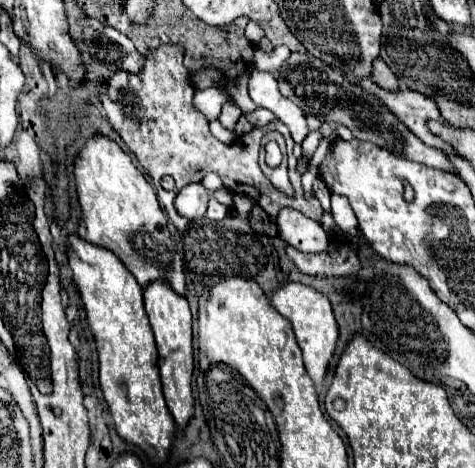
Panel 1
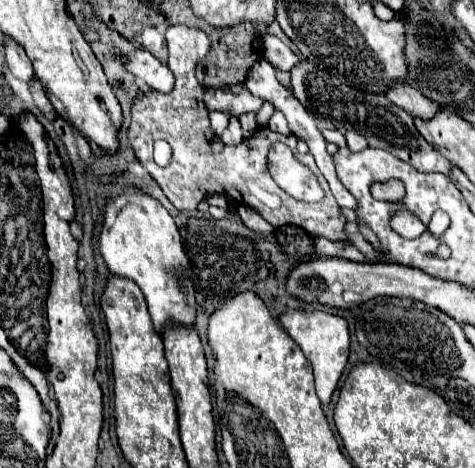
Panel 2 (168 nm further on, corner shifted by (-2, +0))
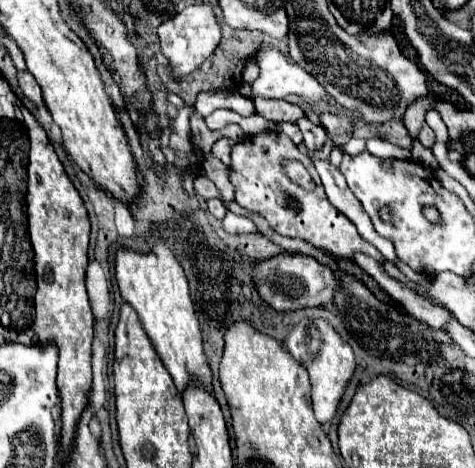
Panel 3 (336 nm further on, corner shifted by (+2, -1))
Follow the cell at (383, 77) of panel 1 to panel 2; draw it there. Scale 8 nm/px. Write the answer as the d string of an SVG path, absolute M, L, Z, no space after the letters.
M401 80L393 82L385 92L385 96L399 108L407 110L411 116L419 116L419 118L431 118L437 112L437 108L441 108L437 102L431 102L419 90L411 88L407 82Z

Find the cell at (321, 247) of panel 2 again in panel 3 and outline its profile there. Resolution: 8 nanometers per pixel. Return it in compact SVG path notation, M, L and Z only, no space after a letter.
M355 253L353 261L365 273L369 273L395 301L399 301L405 307L405 311L409 315L413 315L417 321L421 321L421 323L425 323L425 325L429 325L433 329L445 329L447 319L451 317L451 313L447 309L443 309L439 305L433 305L431 301L427 301L425 297L417 295L413 289L409 289L401 281L389 277L387 271L381 265L377 265L375 259L371 259L371 257L363 255L363 253Z

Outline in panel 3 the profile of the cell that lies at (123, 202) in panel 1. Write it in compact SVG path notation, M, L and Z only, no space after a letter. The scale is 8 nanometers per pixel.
M157 239L153 251L147 255L123 249L117 251L115 279L123 301L135 309L159 359L173 377L177 391L183 393L189 387L189 383L197 379L209 393L213 393L213 377L203 351L203 339L189 295L187 277L173 253L169 251L167 243L163 239Z

